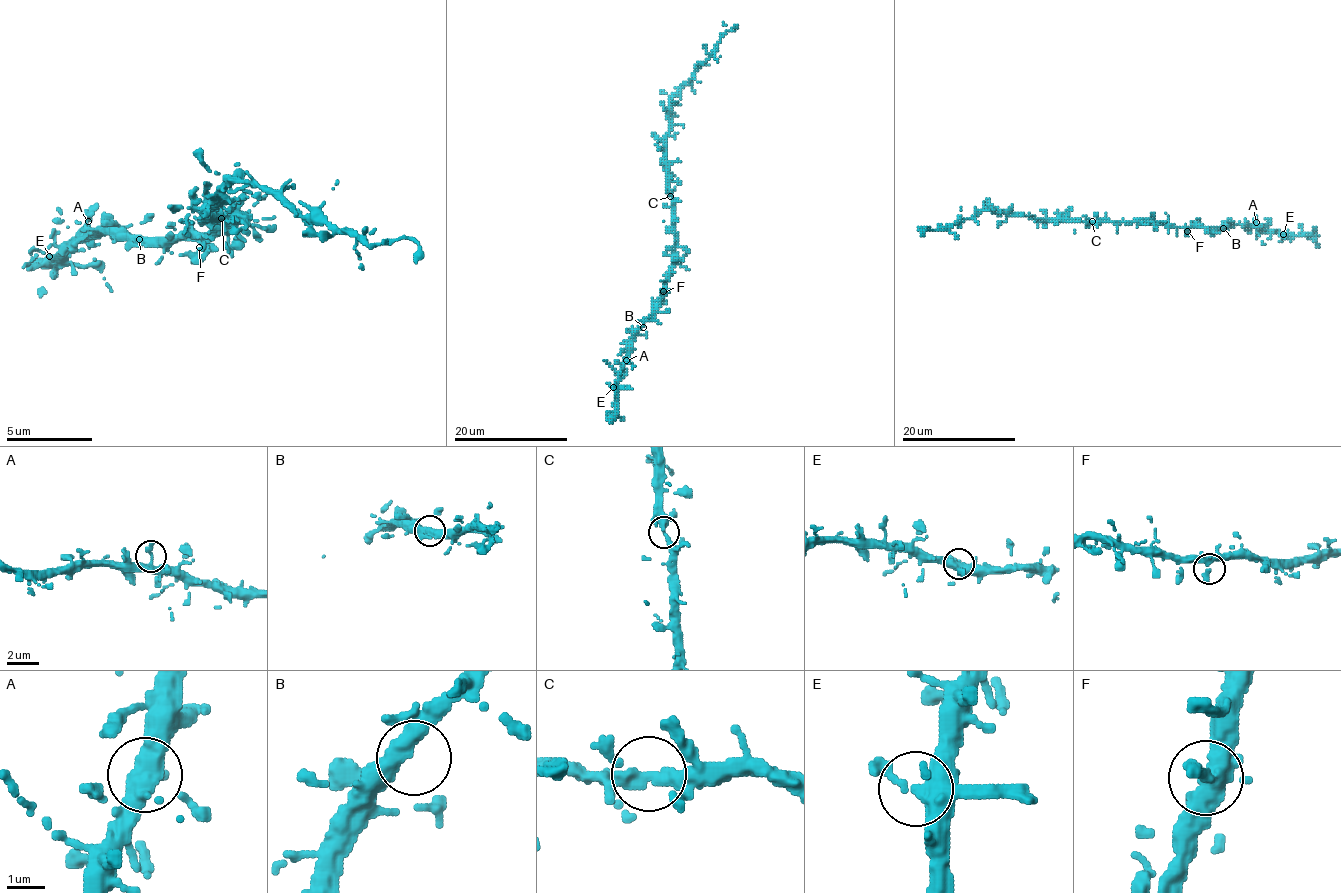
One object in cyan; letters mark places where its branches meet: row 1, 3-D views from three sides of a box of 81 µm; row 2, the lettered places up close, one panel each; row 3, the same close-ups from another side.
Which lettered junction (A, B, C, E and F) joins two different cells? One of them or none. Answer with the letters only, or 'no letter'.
no letter

